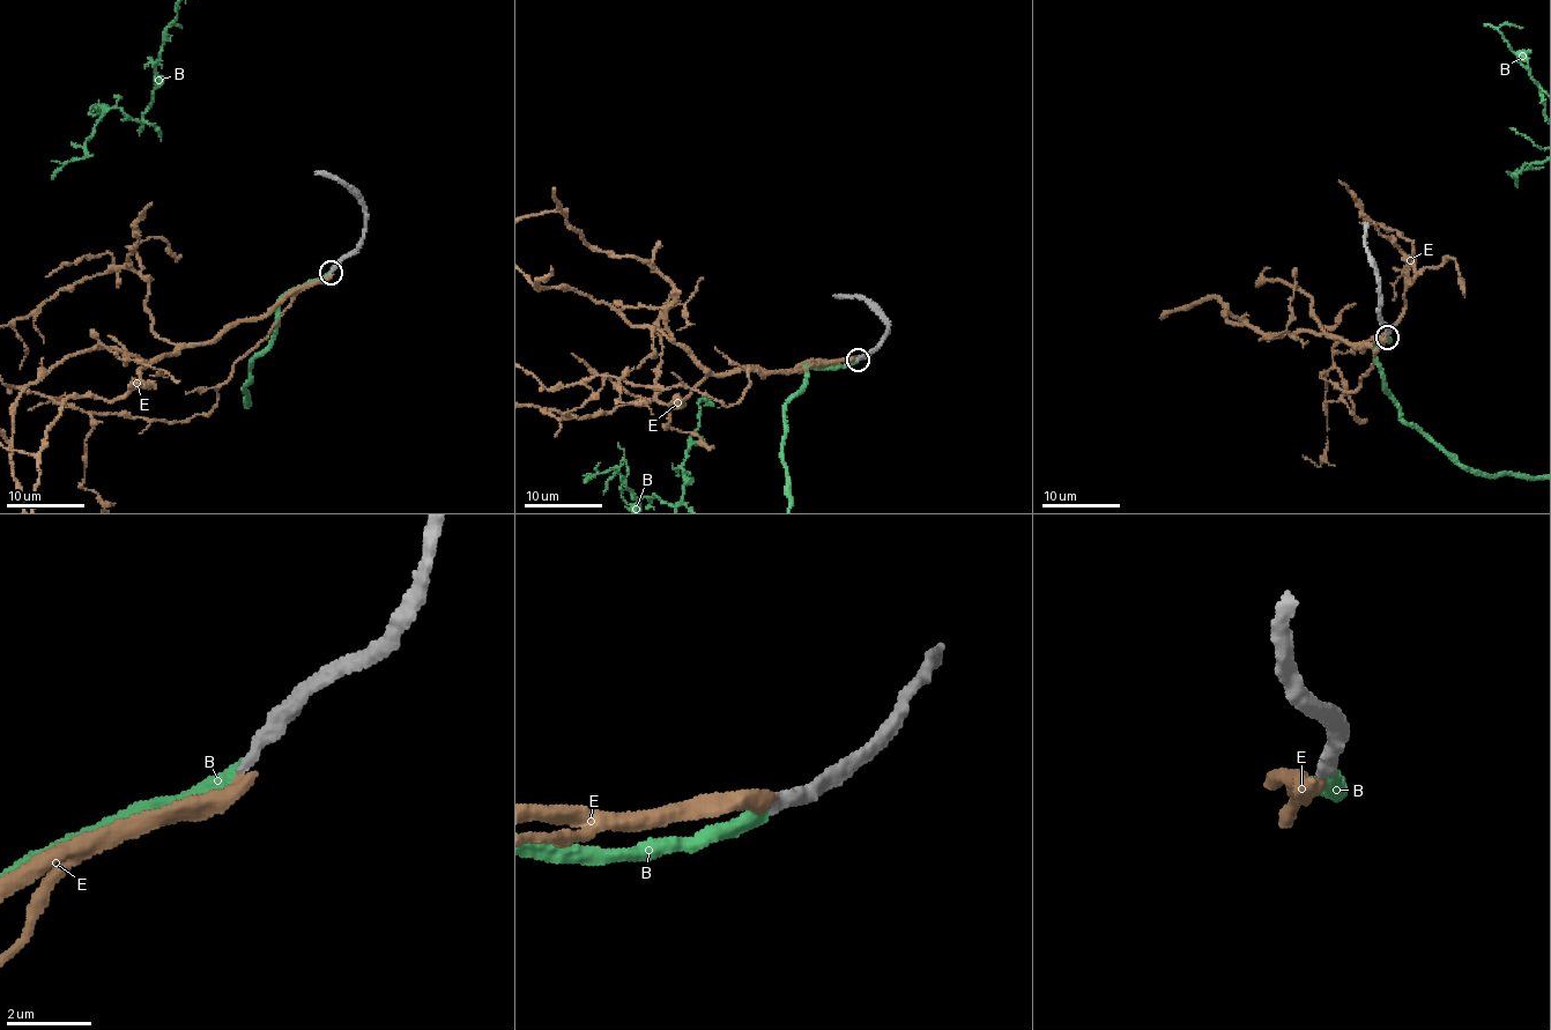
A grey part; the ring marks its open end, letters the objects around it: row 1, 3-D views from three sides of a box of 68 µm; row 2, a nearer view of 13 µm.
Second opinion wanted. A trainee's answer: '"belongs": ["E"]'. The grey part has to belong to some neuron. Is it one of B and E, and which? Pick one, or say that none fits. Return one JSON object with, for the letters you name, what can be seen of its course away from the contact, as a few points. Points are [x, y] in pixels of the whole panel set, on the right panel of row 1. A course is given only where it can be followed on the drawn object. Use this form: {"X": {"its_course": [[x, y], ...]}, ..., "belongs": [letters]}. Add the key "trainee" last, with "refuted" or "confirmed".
{"belongs": ["B"], "trainee": "refuted"}

